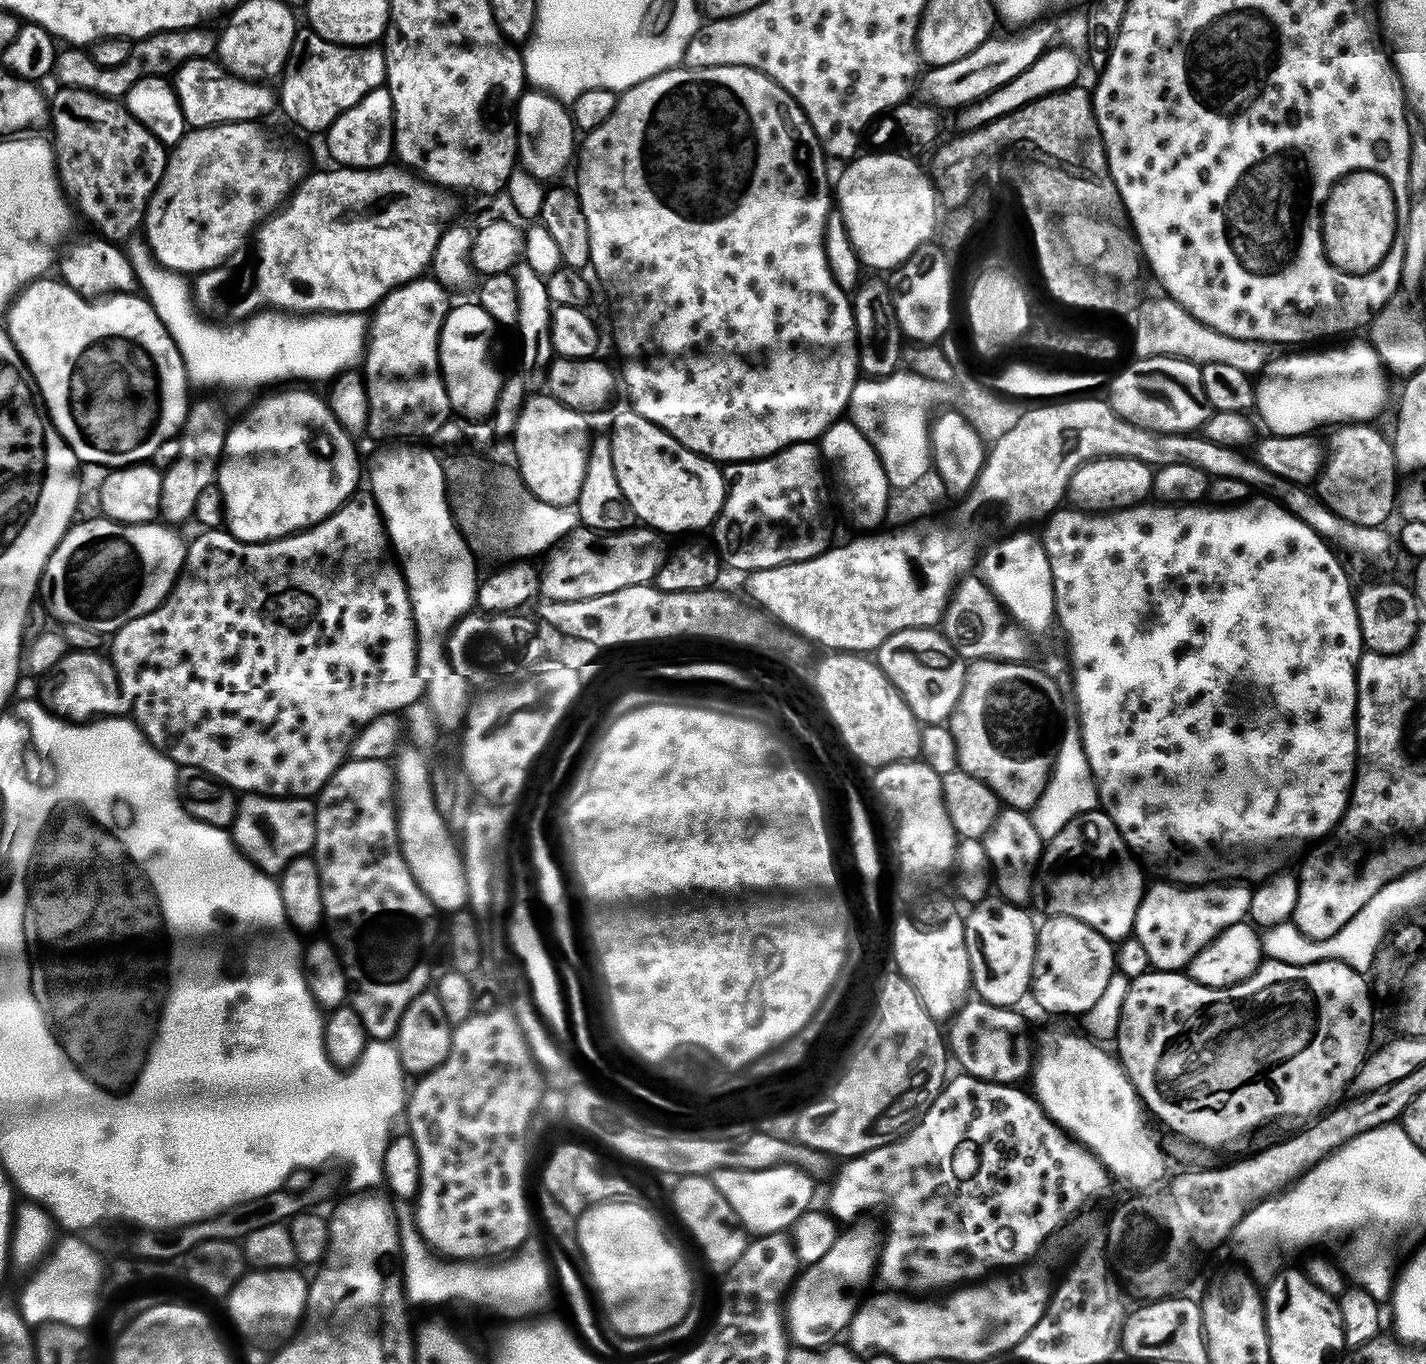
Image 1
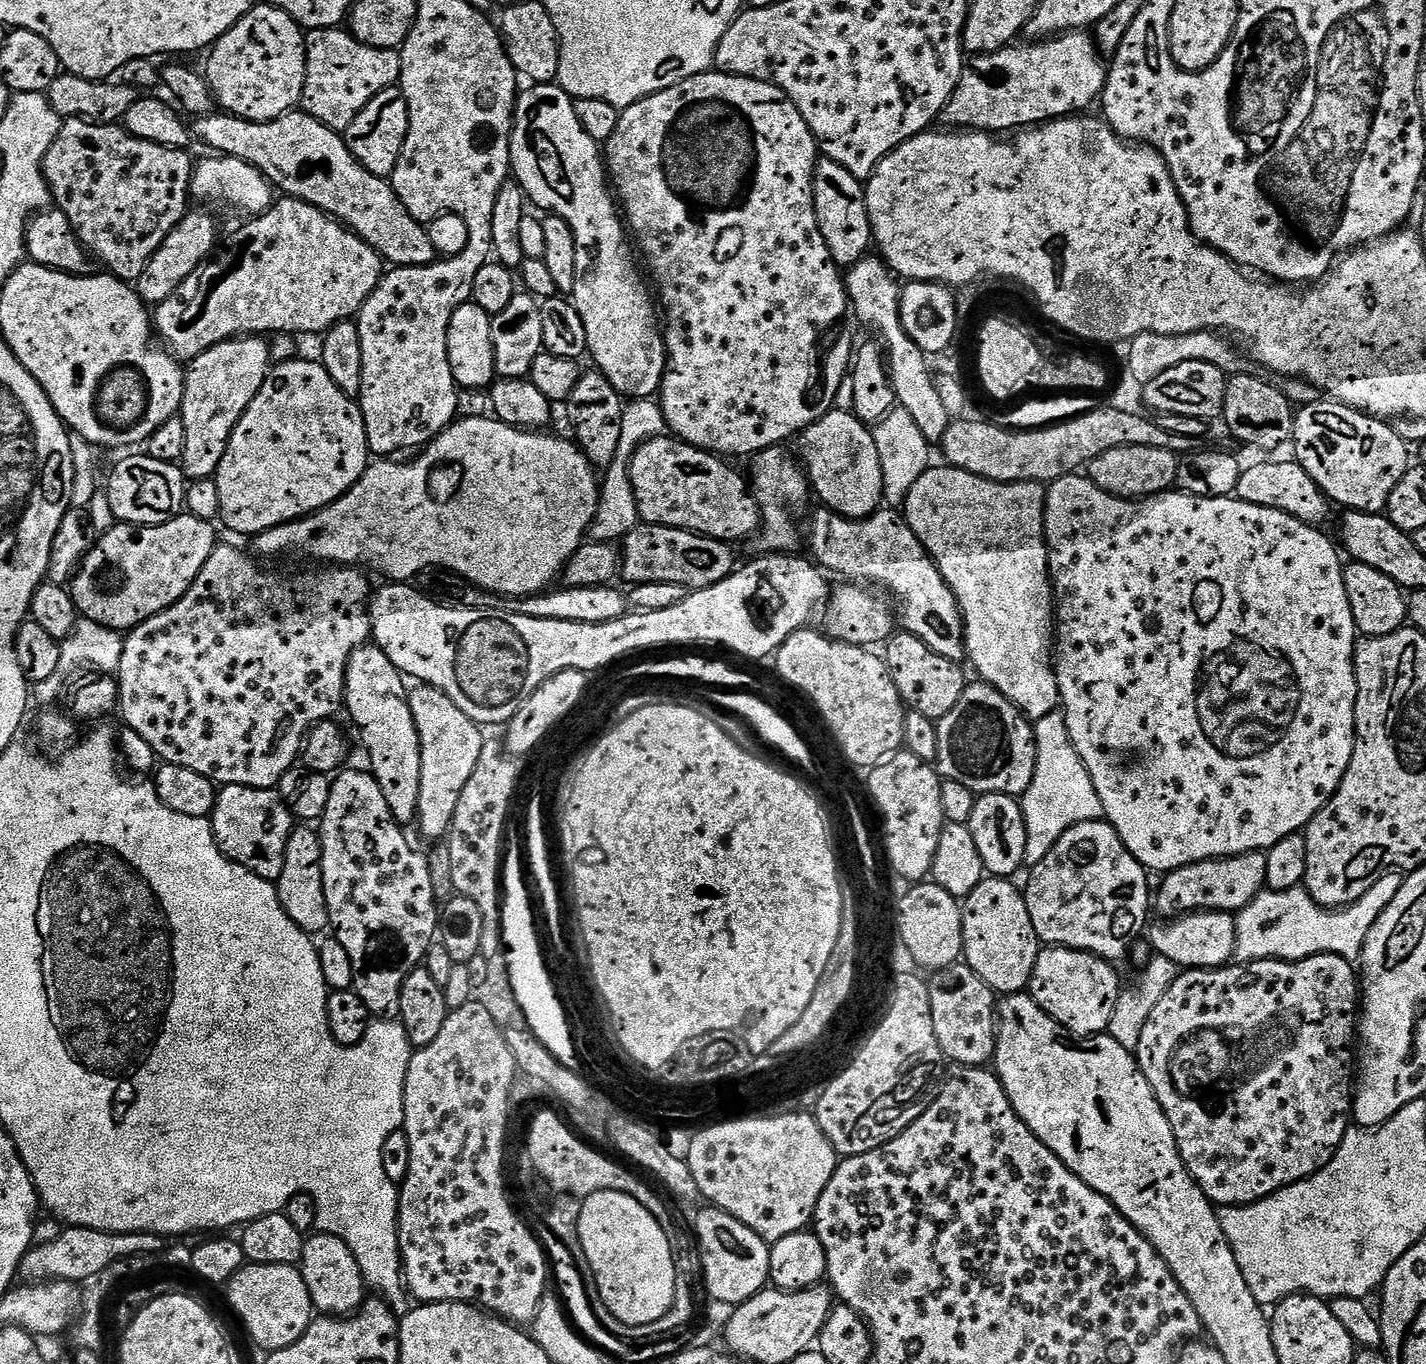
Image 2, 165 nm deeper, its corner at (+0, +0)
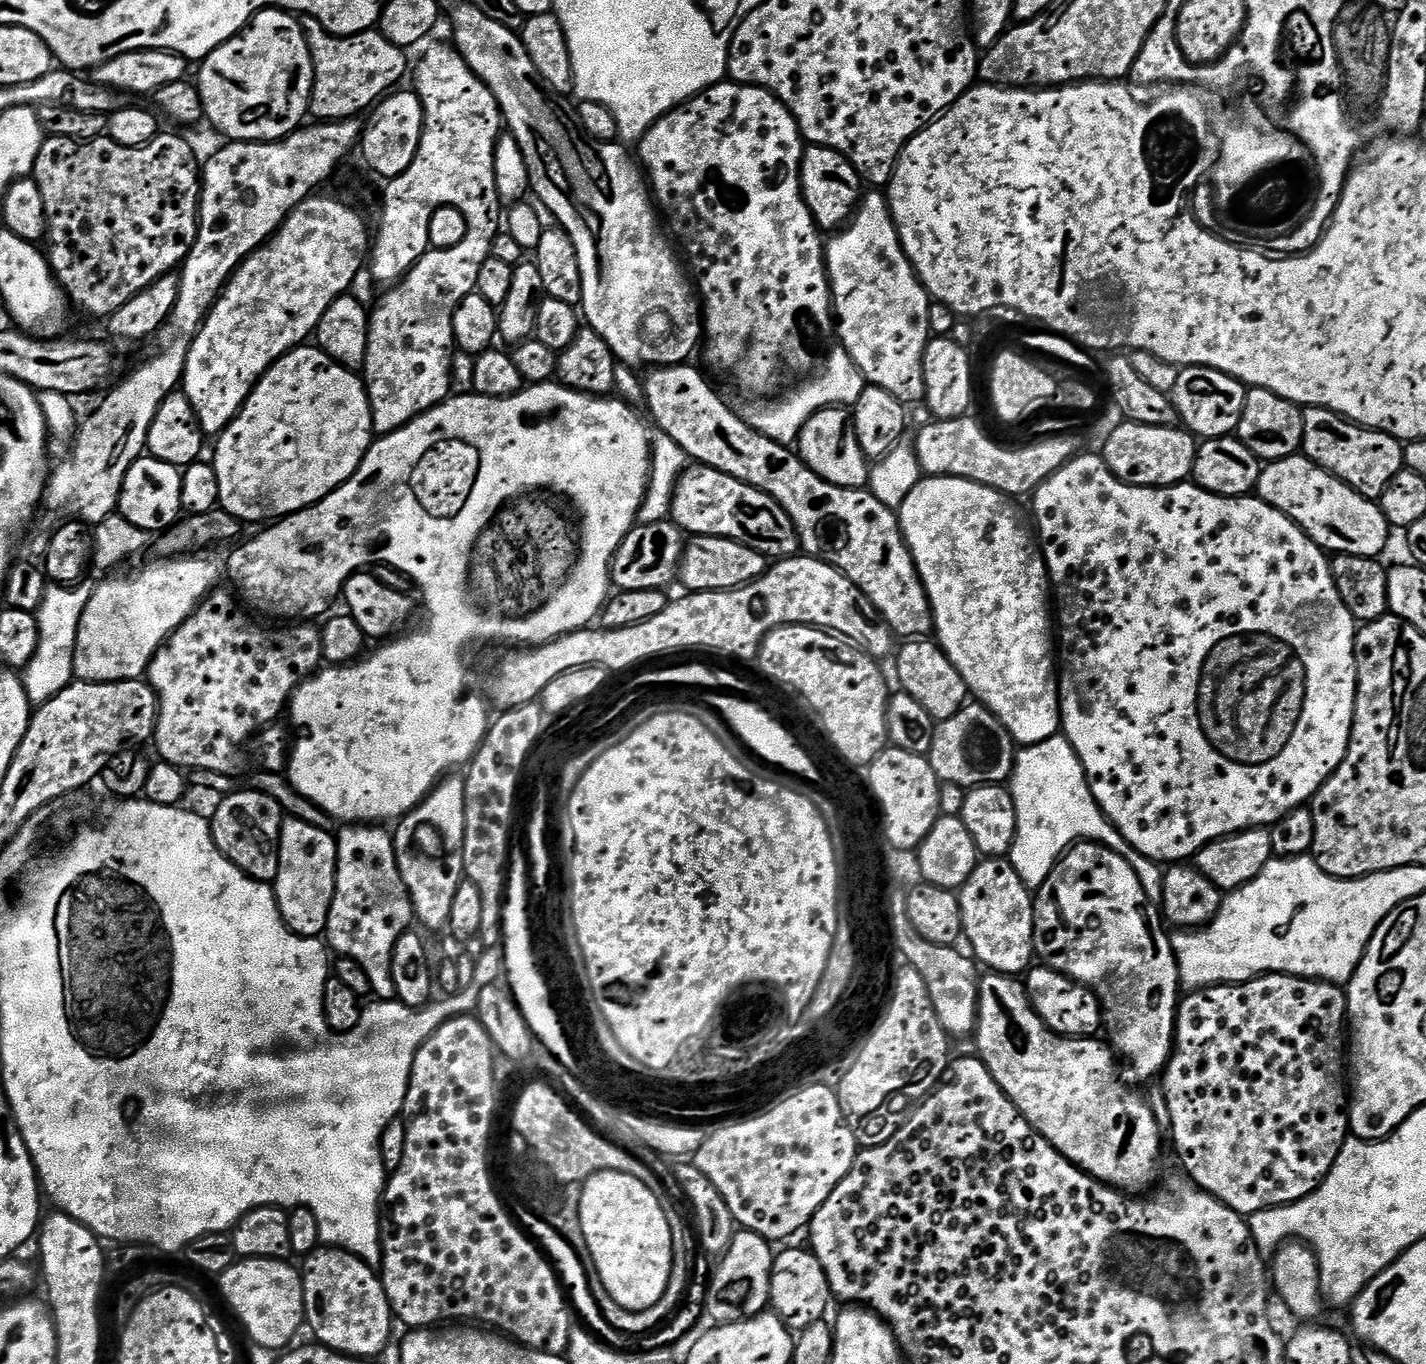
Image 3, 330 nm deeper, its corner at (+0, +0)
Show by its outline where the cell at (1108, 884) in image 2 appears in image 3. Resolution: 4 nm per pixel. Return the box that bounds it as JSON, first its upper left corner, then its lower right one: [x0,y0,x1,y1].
[1032,842,1182,1077]

